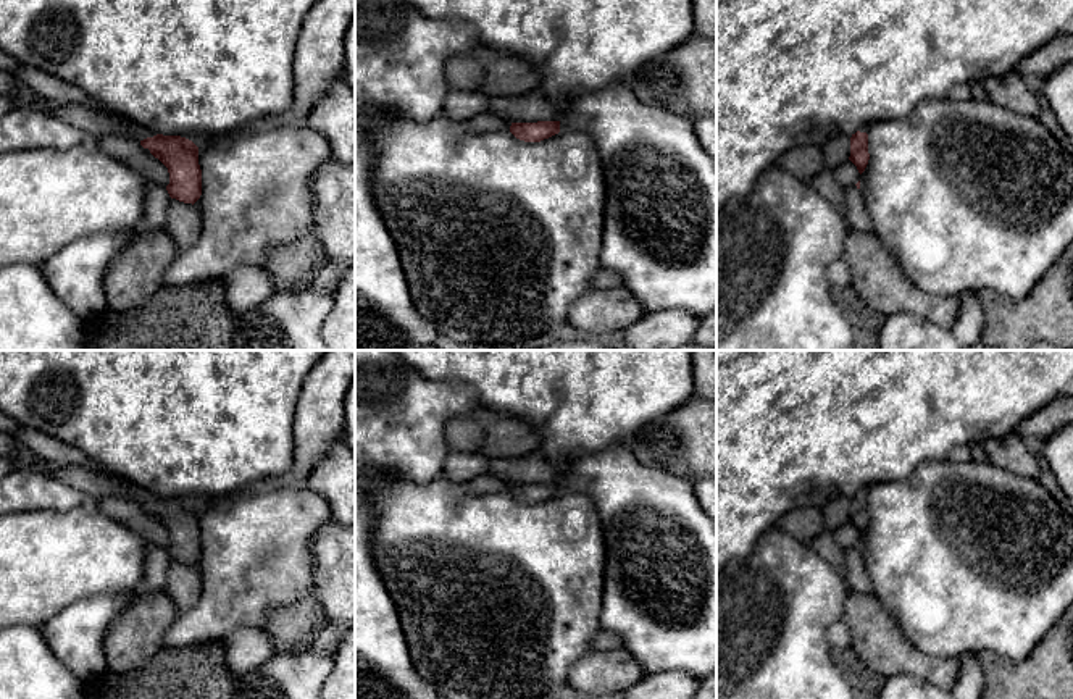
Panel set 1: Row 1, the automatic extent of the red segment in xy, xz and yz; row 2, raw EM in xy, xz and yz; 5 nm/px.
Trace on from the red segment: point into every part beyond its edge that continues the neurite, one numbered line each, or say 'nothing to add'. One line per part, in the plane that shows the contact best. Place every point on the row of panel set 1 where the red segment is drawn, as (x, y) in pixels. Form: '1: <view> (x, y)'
1: xy (44, 84)

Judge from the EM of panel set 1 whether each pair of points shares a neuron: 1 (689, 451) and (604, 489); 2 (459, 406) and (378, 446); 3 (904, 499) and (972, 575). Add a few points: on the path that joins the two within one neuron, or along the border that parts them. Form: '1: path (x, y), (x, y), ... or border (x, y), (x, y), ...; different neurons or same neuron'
1: border (626, 446), (642, 464), (659, 467), (689, 481); different neurons
2: path (439, 406), (420, 407), (397, 426); same neuron
3: path (922, 519), (959, 556); same neuron

